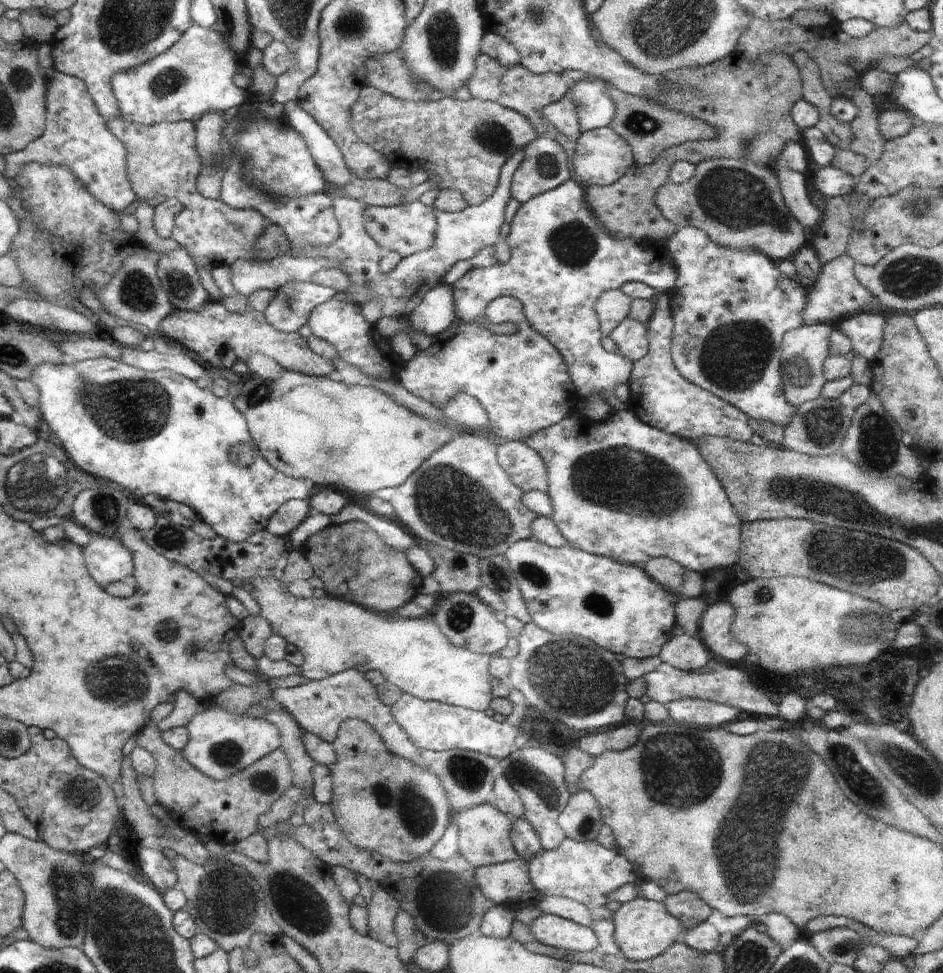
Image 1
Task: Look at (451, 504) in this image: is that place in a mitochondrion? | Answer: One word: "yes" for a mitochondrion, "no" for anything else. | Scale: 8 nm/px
yes

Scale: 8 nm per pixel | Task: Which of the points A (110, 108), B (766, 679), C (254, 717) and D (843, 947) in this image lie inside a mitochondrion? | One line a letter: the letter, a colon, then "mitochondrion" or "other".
A: other
B: other
C: other
D: mitochondrion

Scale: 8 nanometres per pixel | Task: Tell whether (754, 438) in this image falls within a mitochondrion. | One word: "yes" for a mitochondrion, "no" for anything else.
no

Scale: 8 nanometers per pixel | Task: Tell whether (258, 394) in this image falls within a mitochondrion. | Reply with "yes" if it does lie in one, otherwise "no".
yes

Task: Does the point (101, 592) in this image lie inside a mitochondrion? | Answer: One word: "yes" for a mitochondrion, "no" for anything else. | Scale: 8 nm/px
no

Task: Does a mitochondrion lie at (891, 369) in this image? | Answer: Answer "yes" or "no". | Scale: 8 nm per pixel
no

